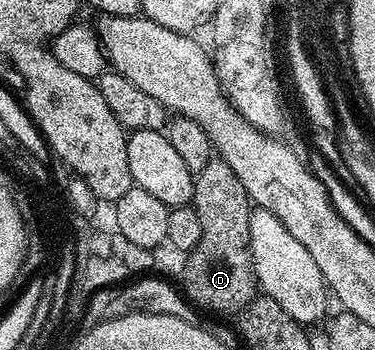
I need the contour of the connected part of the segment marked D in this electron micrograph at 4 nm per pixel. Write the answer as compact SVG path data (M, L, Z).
M219 156L195 174L193 210L199 215L203 235L184 258L185 293L201 309L209 313L240 314L258 296L259 286L249 250L249 215L251 202L239 175Z

